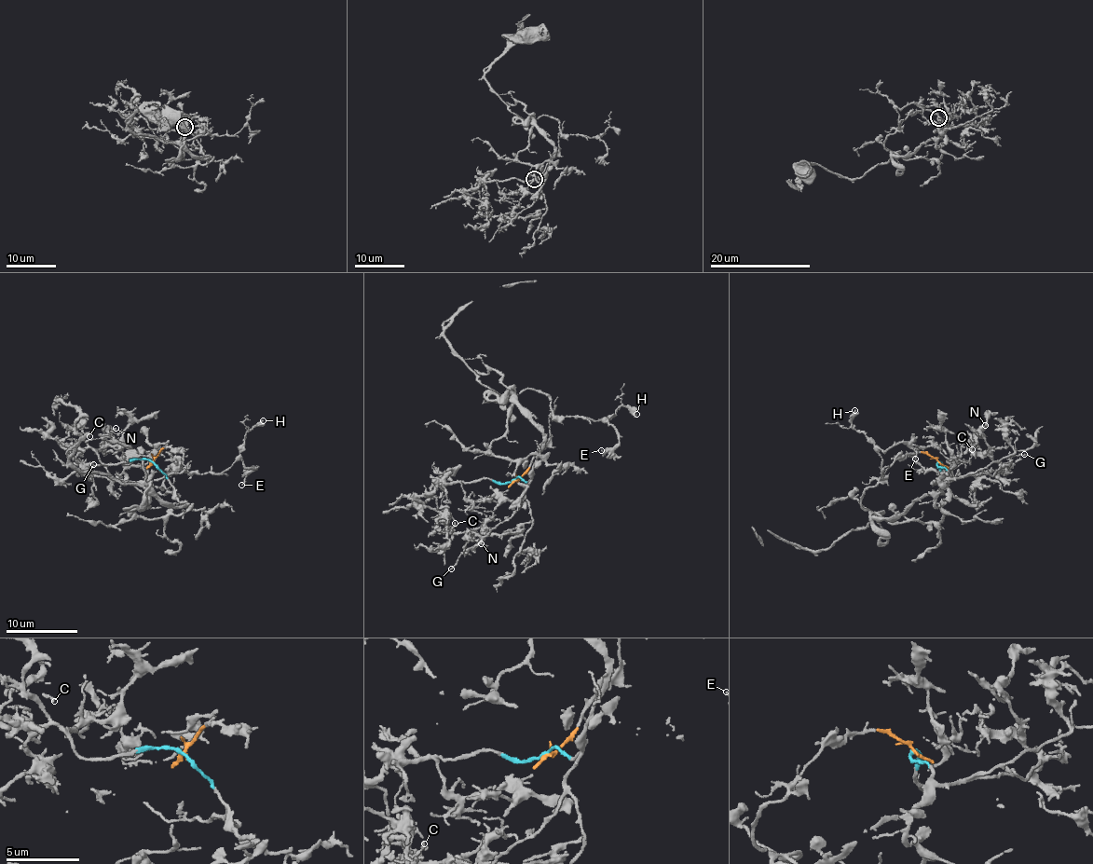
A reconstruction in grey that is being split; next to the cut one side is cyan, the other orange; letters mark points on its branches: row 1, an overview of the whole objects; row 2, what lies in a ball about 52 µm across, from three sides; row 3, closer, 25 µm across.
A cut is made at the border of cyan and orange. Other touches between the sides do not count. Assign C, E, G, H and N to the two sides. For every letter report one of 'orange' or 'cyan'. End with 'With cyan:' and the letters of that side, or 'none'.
C: cyan
E: orange
G: cyan
H: orange
N: cyan
With cyan: C, G, N

